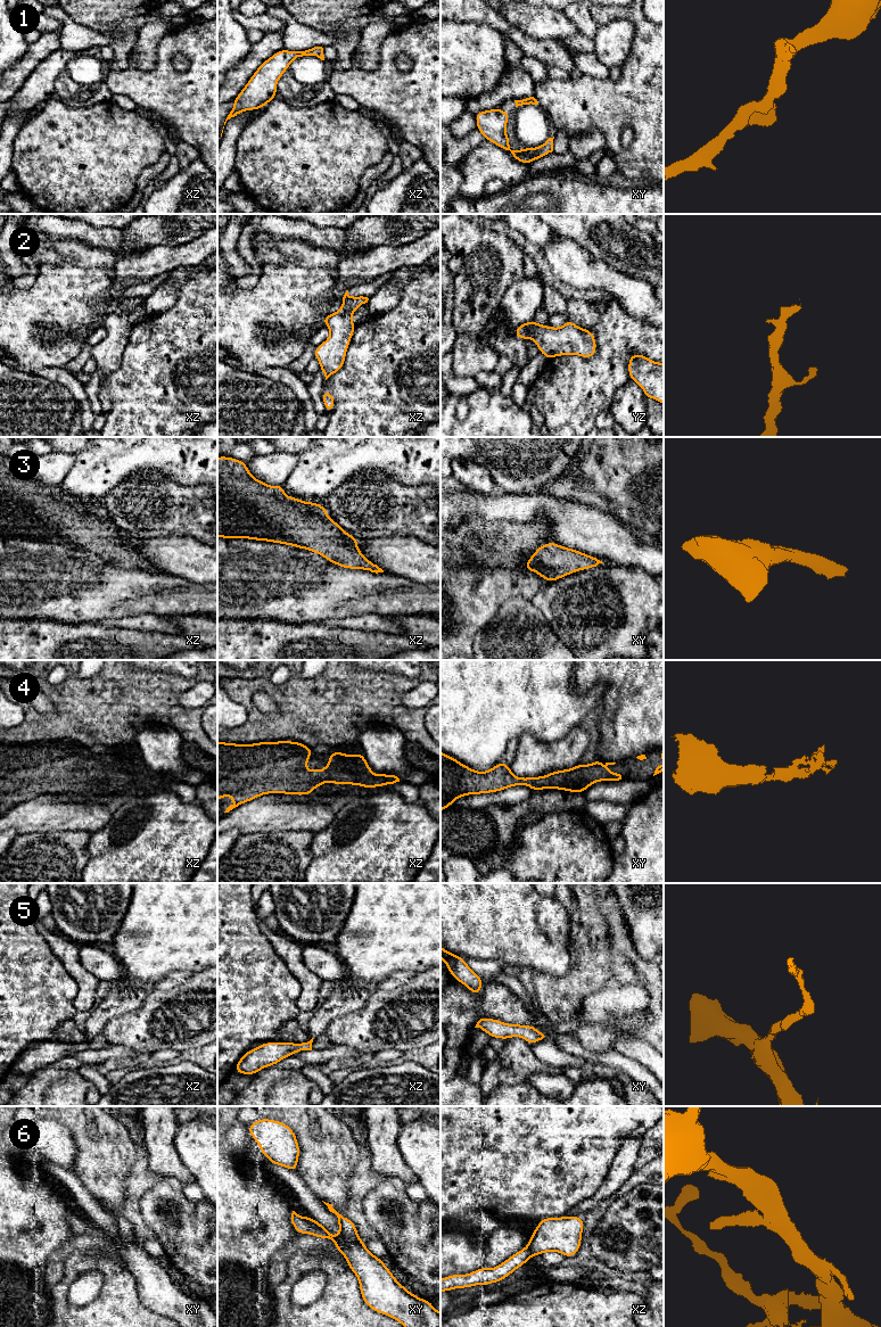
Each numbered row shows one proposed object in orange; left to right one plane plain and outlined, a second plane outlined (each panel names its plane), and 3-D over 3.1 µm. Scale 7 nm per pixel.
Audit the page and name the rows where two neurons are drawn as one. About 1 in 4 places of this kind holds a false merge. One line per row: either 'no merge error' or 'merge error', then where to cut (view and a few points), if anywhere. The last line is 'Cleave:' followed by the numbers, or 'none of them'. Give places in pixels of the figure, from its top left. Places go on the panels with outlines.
1: no merge error | no cut
2: no merge error | no cut
3: no merge error | no cut
4: no merge error | no cut
5: no merge error | no cut
6: no merge error | no cut
Cleave: none of them

